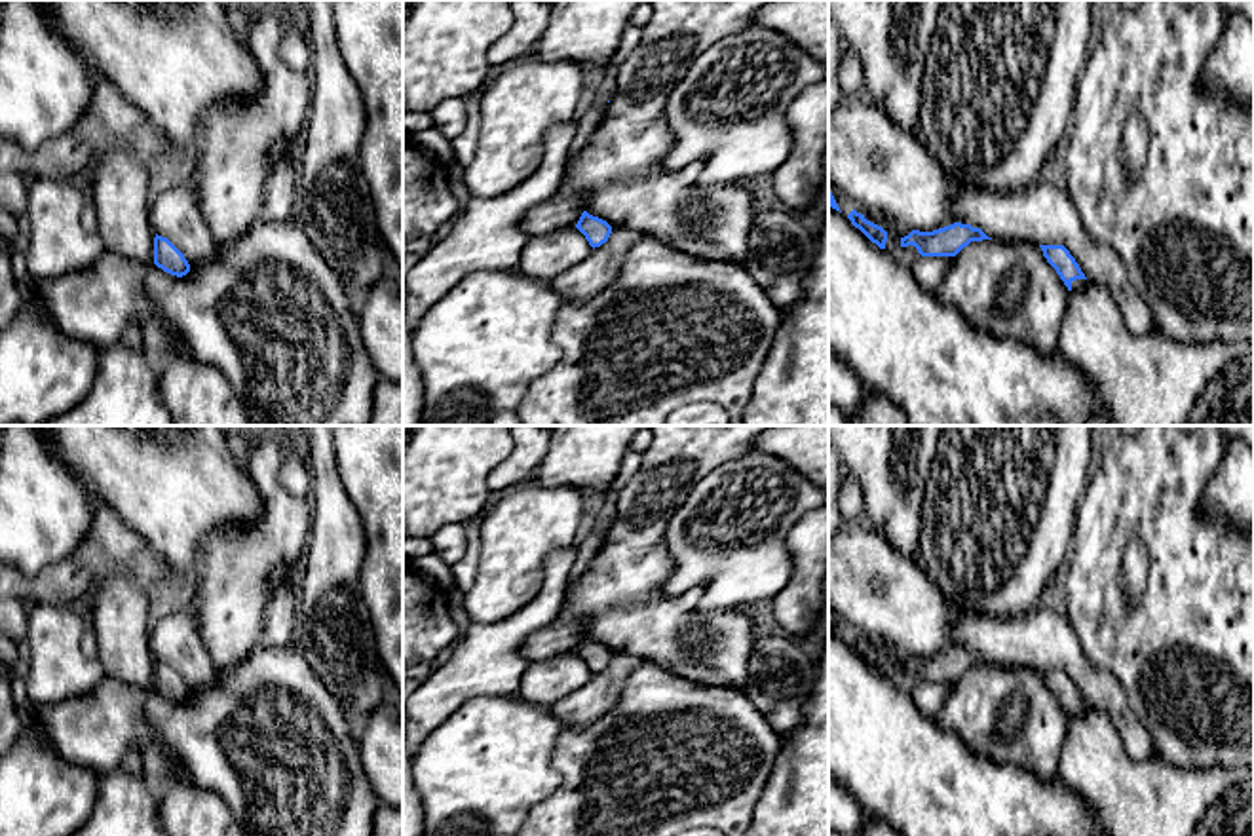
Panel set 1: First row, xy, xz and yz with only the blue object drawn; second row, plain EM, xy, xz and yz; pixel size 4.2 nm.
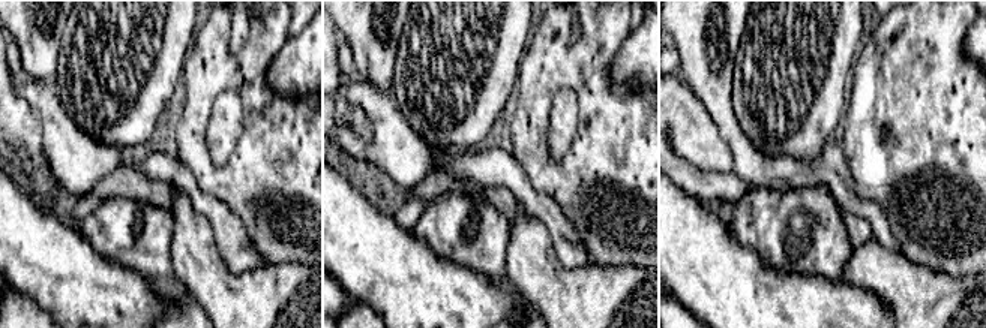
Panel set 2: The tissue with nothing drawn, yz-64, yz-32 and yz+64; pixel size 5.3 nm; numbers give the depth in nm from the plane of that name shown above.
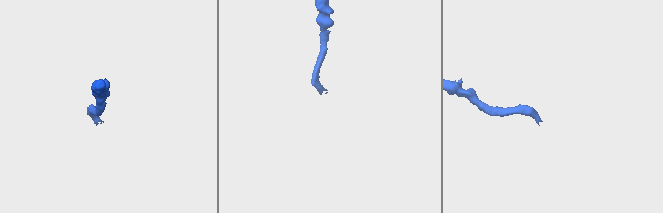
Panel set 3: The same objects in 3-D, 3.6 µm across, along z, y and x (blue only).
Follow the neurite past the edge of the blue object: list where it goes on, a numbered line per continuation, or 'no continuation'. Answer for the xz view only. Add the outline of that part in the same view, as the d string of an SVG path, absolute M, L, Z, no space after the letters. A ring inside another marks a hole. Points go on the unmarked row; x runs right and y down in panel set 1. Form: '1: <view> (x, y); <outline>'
no continuation

